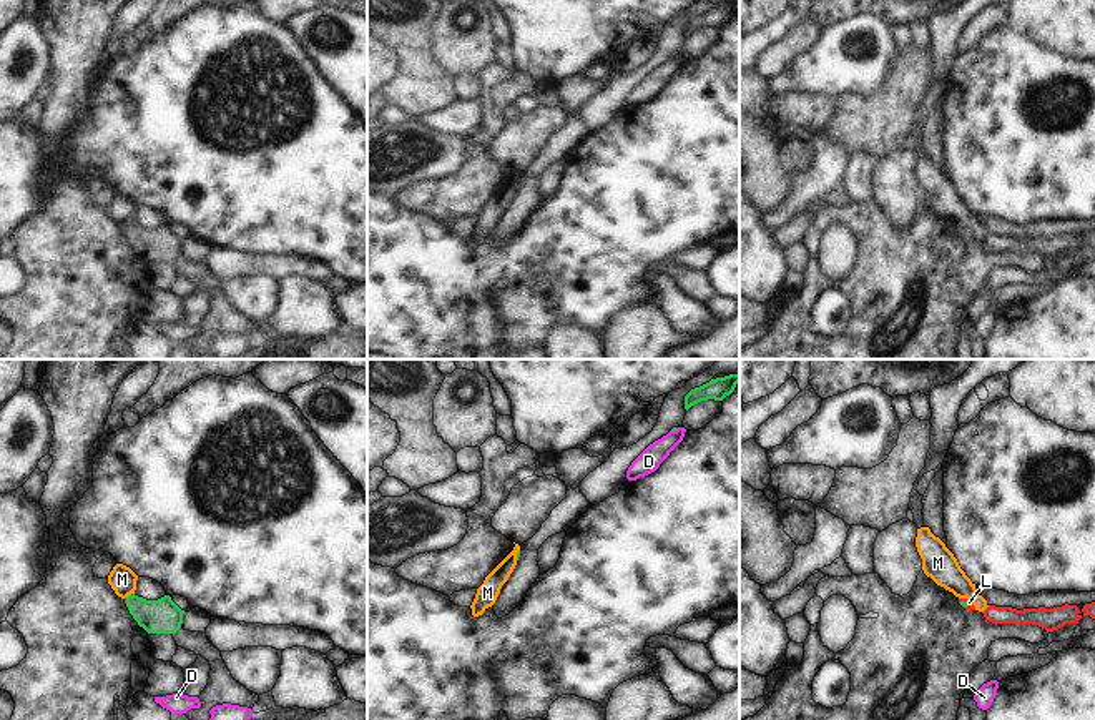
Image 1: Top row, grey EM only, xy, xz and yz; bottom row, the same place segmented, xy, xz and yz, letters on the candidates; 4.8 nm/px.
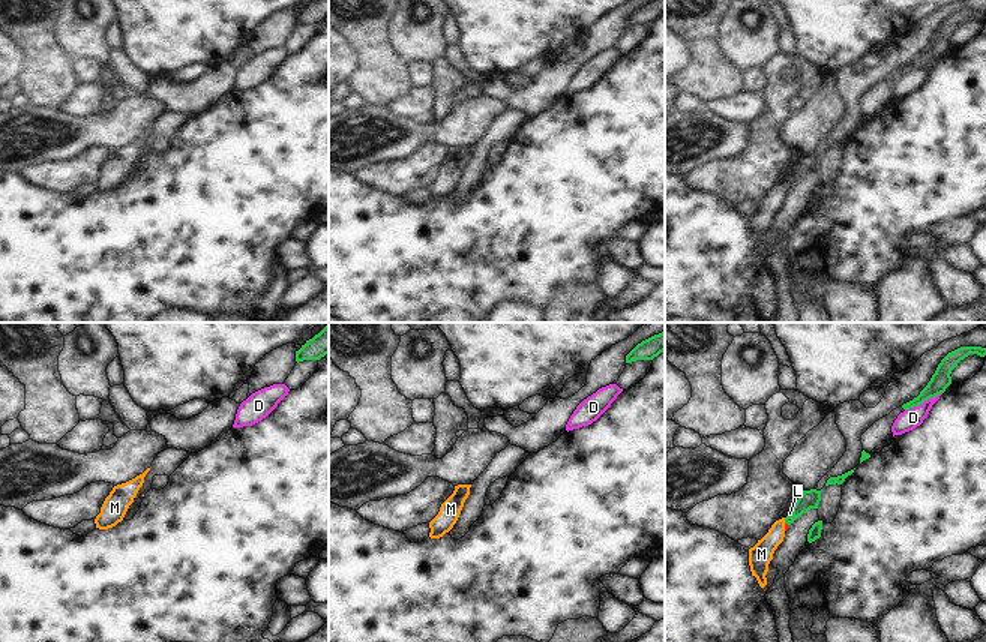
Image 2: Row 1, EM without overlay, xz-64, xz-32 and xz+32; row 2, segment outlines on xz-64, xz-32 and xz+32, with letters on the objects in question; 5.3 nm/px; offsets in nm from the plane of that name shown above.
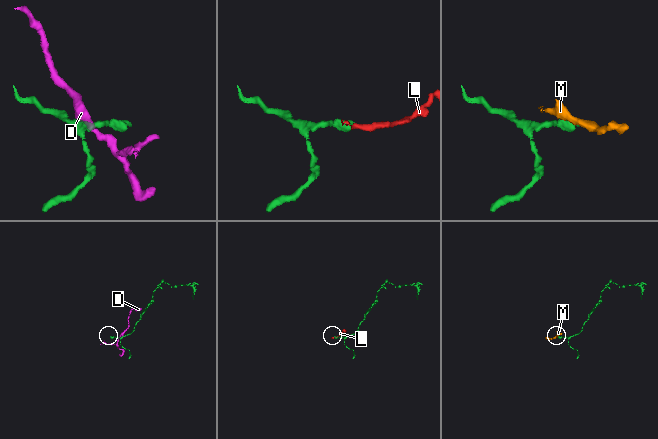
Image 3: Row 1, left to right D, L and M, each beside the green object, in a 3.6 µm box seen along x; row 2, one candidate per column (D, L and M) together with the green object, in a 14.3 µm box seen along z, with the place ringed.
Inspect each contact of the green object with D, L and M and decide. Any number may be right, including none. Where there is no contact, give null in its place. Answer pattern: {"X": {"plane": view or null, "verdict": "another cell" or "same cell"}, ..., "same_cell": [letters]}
{"D": {"plane": "xz", "verdict": "another cell"}, "L": {"plane": "yz", "verdict": "same cell"}, "M": {"plane": "xy", "verdict": "another cell"}, "same_cell": ["L"]}

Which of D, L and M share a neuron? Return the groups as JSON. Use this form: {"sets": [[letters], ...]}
{"sets": [["D"], ["L"], ["M"]]}

